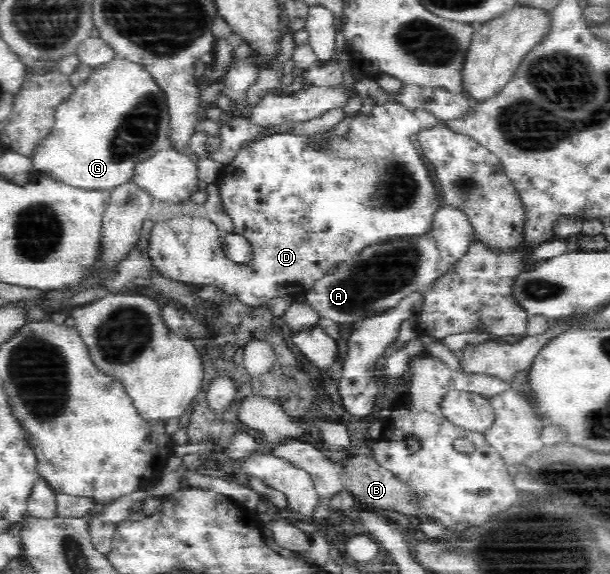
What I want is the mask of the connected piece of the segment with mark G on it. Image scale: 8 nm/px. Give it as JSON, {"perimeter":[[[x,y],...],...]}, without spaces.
{"perimeter":[[[116,58],[115,61],[107,63],[101,67],[94,68],[93,73],[89,76],[89,79],[82,83],[79,87],[74,89],[74,93],[67,99],[60,102],[55,107],[54,122],[52,128],[34,145],[32,149],[30,160],[31,167],[35,174],[39,177],[52,179],[57,183],[69,187],[75,187],[84,191],[110,191],[114,187],[128,182],[135,177],[135,171],[138,169],[141,163],[146,162],[147,159],[158,154],[159,151],[165,151],[169,149],[170,145],[167,141],[169,129],[169,114],[167,111],[167,102],[165,102],[165,94],[155,85],[155,82],[151,79],[151,76],[144,70],[143,66],[135,65]]]}

